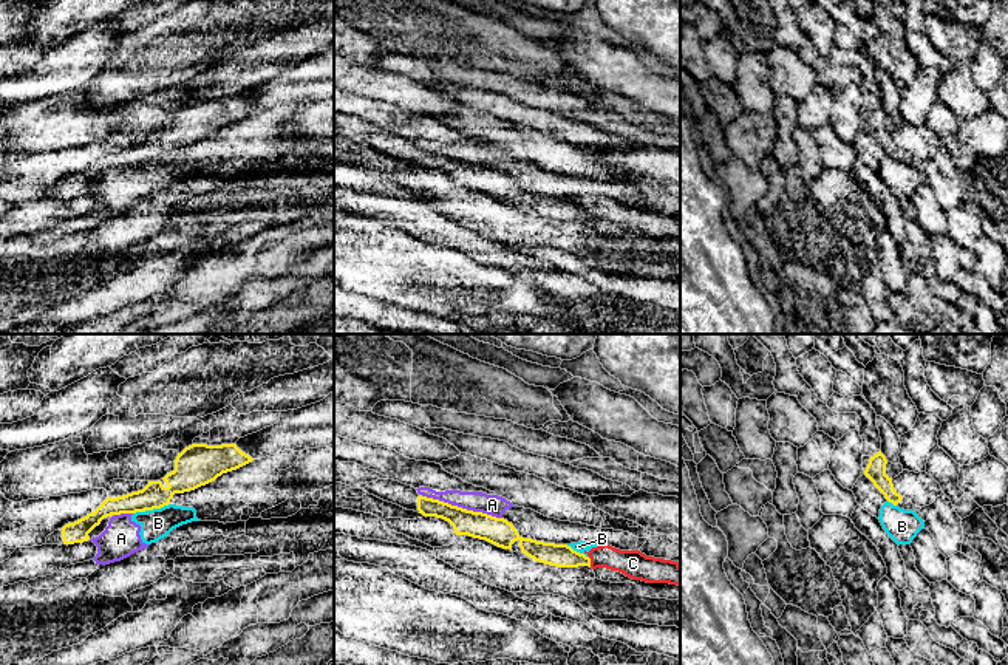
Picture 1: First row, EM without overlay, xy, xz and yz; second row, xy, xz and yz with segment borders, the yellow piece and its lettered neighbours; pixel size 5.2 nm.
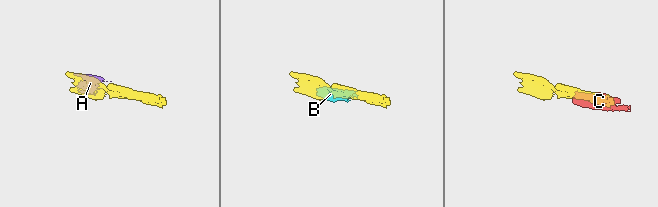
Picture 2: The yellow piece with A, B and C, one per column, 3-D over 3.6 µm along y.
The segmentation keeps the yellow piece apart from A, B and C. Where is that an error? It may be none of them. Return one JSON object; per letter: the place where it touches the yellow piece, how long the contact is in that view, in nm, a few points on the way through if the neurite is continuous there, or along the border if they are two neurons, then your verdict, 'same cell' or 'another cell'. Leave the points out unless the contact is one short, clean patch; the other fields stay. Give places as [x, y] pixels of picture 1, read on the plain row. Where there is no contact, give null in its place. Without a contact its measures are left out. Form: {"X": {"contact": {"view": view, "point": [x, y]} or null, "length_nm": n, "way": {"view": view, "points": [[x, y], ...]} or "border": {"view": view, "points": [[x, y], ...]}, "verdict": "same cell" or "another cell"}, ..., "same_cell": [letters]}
{"A": {"contact": {"view": "xz", "point": [461, 161]}, "length_nm": 460, "verdict": "another cell"}, "B": {"contact": {"view": "xy", "point": [152, 163]}, "length_nm": 190, "border": {"view": "xy", "points": [[169, 156], [135, 167]]}, "verdict": "another cell"}, "C": {"contact": {"view": "xz", "point": [589, 215]}, "length_nm": 70, "border": {"view": "xz", "points": [[588, 209], [591, 220]]}, "verdict": "another cell"}, "same_cell": []}

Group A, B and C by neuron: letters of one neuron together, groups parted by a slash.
A B C

